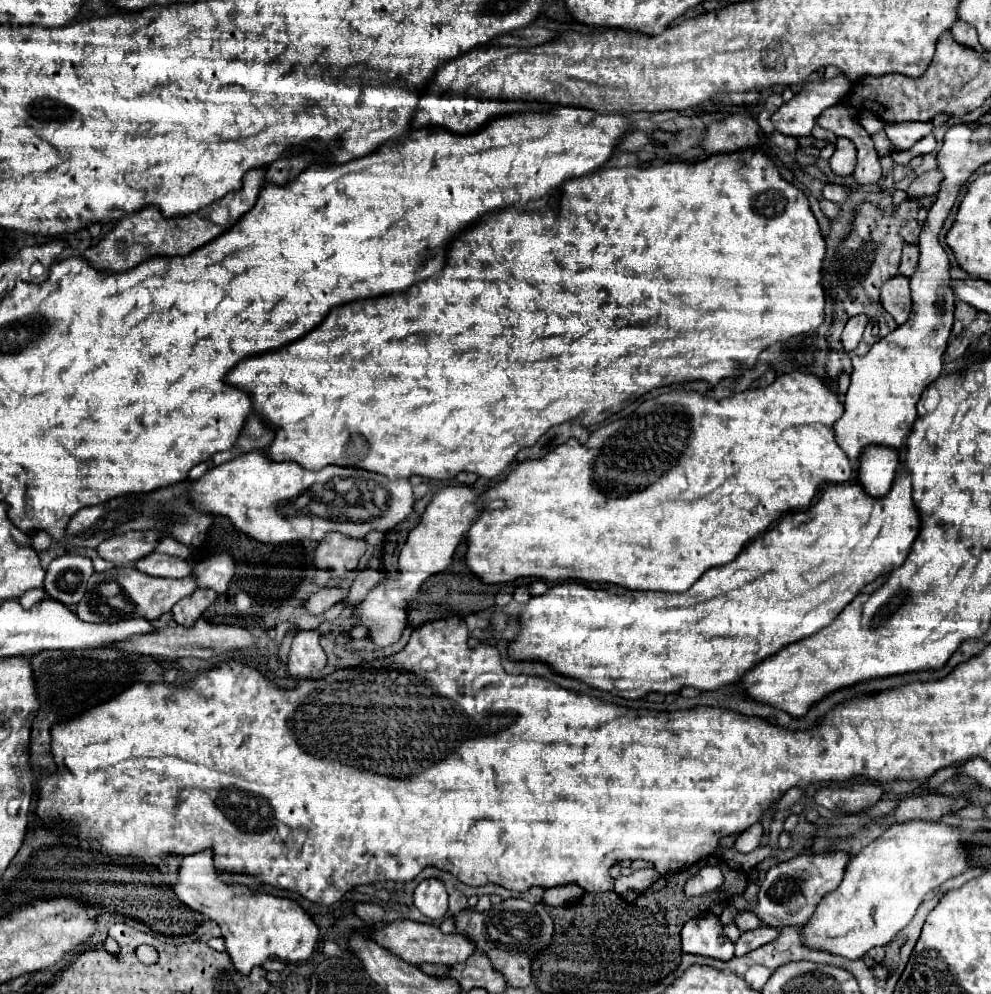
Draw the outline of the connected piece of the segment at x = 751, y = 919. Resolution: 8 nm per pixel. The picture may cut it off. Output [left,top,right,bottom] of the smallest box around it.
[733,911,761,931]

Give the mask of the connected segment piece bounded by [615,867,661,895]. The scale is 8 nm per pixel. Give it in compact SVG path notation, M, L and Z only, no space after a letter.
M649 867L649 869L637 869L631 875L623 875L615 881L615 893L623 895L625 891L645 891L647 887L651 887L661 875Z

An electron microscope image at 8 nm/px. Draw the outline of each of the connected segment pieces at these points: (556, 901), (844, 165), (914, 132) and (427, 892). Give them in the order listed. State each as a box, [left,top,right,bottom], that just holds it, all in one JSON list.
[[541,887,583,907],[829,139,855,175],[885,123,931,149],[415,879,447,919]]

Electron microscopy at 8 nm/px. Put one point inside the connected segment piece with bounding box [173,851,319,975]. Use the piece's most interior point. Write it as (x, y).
(254, 928)

